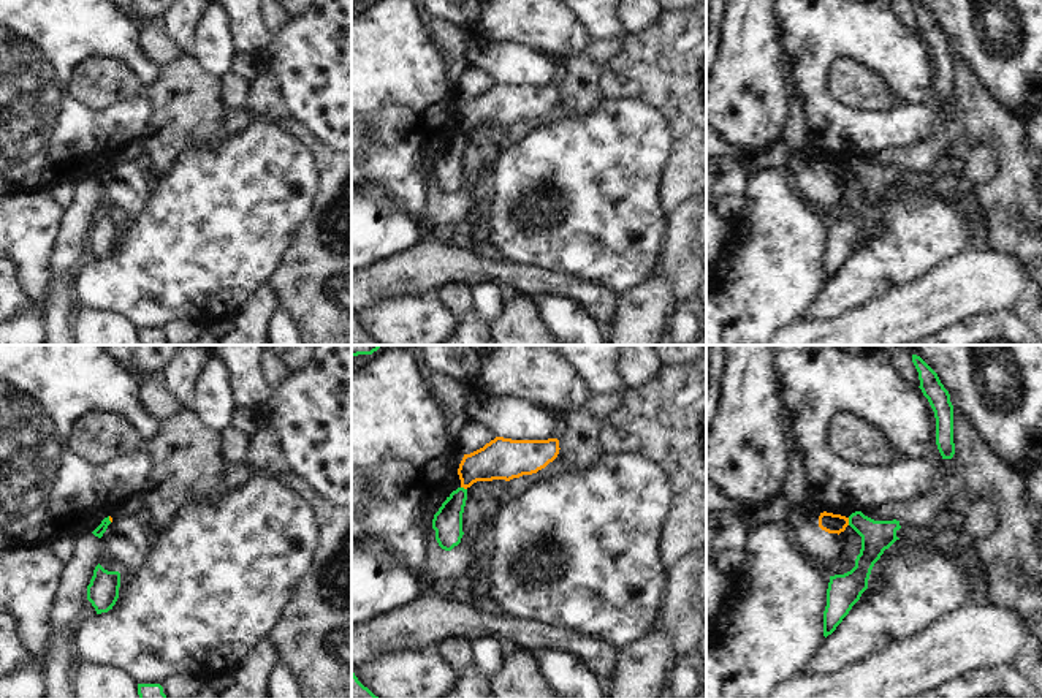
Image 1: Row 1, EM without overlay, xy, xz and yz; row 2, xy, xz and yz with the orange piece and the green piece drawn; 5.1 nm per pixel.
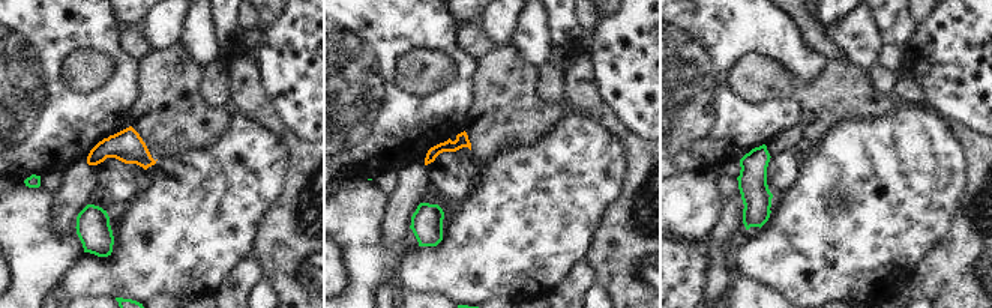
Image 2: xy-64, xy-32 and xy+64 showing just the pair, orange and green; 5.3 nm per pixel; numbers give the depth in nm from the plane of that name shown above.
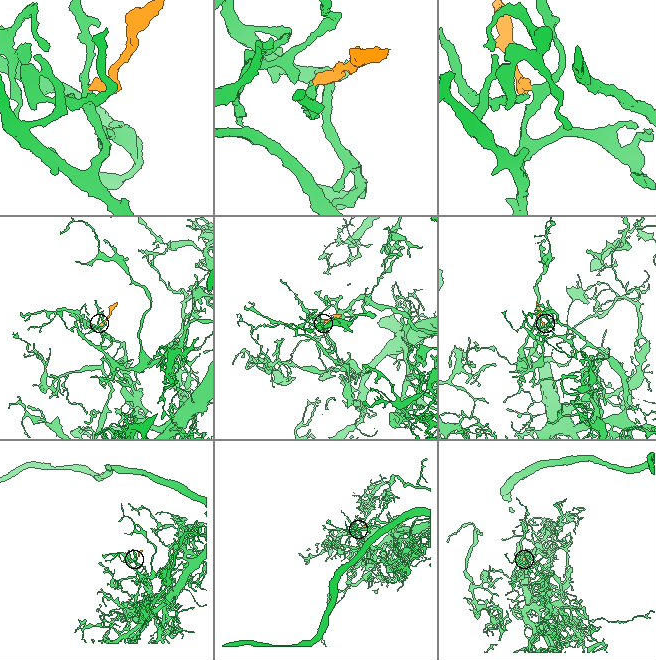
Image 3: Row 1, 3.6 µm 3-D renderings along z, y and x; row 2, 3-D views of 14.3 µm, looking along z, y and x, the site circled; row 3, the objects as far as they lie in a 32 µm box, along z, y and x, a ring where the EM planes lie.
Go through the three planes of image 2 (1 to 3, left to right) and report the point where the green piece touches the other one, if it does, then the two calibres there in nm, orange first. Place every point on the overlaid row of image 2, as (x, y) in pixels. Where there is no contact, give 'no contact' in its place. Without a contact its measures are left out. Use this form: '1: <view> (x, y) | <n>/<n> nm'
1: no contact
2: no contact
3: no contact

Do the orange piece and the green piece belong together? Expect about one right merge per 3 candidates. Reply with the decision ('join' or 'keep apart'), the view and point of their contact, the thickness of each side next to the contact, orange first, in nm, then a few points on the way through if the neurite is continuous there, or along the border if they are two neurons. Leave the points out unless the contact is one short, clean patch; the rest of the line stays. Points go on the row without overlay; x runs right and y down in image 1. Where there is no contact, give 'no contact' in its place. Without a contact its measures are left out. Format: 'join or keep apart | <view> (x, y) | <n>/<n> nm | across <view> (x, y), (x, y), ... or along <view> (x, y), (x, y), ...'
keep apart | yz (848, 166) | 100/160 nm | along yz (848, 163), (849, 170)

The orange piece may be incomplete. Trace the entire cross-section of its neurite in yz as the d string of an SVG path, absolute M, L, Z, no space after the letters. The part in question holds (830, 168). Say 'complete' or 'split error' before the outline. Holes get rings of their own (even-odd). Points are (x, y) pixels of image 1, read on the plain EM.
complete; M820 158L819 173L828 179L841 179L849 171L849 163L833 158Z

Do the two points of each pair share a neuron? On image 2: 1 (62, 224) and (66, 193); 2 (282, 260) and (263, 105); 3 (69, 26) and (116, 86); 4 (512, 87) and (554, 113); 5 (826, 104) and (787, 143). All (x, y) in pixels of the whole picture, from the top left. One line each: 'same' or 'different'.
1: same
2: same
3: same
4: same
5: different

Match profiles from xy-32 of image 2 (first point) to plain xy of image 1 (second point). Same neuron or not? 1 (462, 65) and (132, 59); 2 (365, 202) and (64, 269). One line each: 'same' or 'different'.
1: same
2: different

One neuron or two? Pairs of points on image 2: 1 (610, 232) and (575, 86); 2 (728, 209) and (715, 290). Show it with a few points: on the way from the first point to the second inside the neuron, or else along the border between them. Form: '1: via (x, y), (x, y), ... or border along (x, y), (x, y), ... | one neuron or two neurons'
1: via (631, 196), (635, 188), (635, 147), (610, 122) | one neuron
2: via (724, 229), (719, 236), (719, 271) | one neuron

